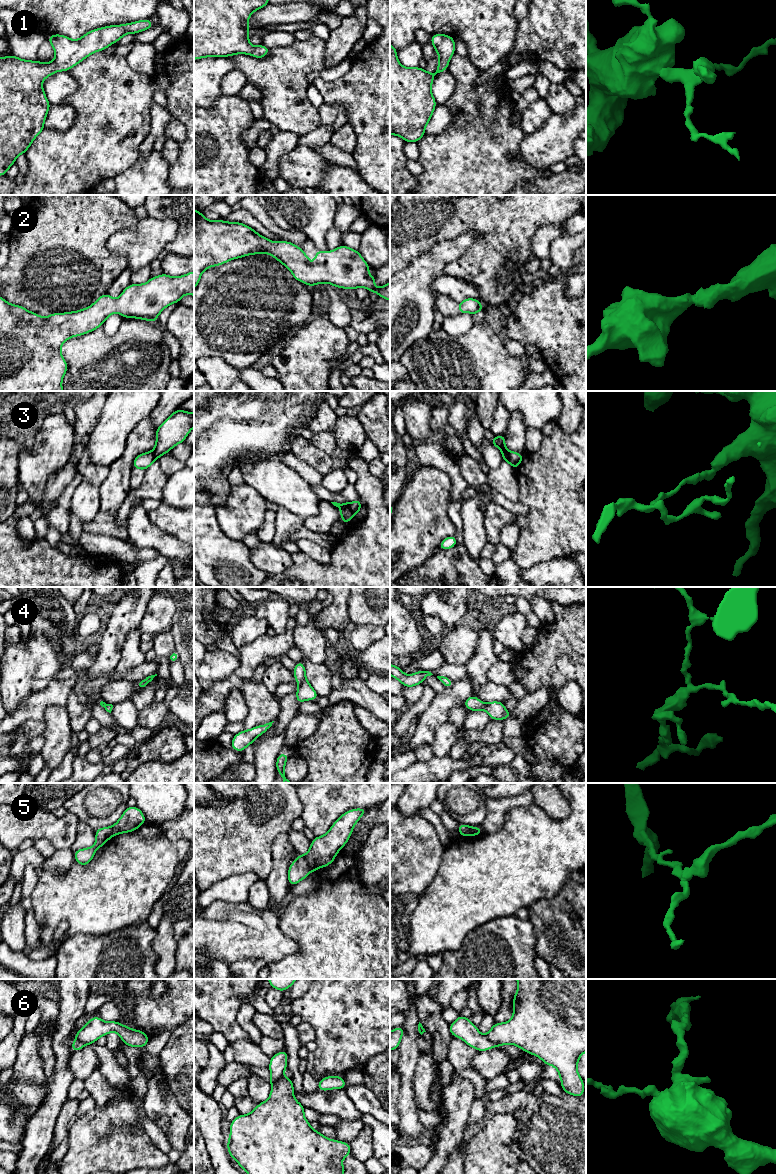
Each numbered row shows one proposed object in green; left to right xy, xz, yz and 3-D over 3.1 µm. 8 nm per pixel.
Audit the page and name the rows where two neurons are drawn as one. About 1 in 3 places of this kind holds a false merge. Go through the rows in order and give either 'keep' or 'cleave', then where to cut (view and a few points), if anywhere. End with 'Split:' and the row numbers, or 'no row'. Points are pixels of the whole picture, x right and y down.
1: keep | no cut
2: keep | no cut
3: cleave | xz (348, 503), (348, 506), (355, 513)
4: cleave | xz (305, 679), (299, 684)
5: cleave | xz (303, 855), (312, 870)
6: cleave | yz (485, 1036), (497, 1045)
Split: 3, 4, 5, 6

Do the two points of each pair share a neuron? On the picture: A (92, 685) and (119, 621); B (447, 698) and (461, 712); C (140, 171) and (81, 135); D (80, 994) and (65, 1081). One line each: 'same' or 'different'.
A: same
B: different
C: different
D: same

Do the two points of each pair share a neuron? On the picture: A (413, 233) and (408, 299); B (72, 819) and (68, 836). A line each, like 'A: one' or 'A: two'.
A: two
B: one

